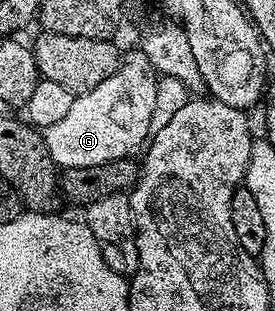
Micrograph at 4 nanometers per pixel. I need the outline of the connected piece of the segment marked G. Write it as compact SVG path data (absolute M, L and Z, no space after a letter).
M137 56L128 62L126 59L113 76L101 80L89 93L76 94L69 113L57 120L57 124L46 126L41 134L56 167L89 168L134 155L134 150L142 147L151 134L150 118L157 101L157 88L152 66L145 57Z

